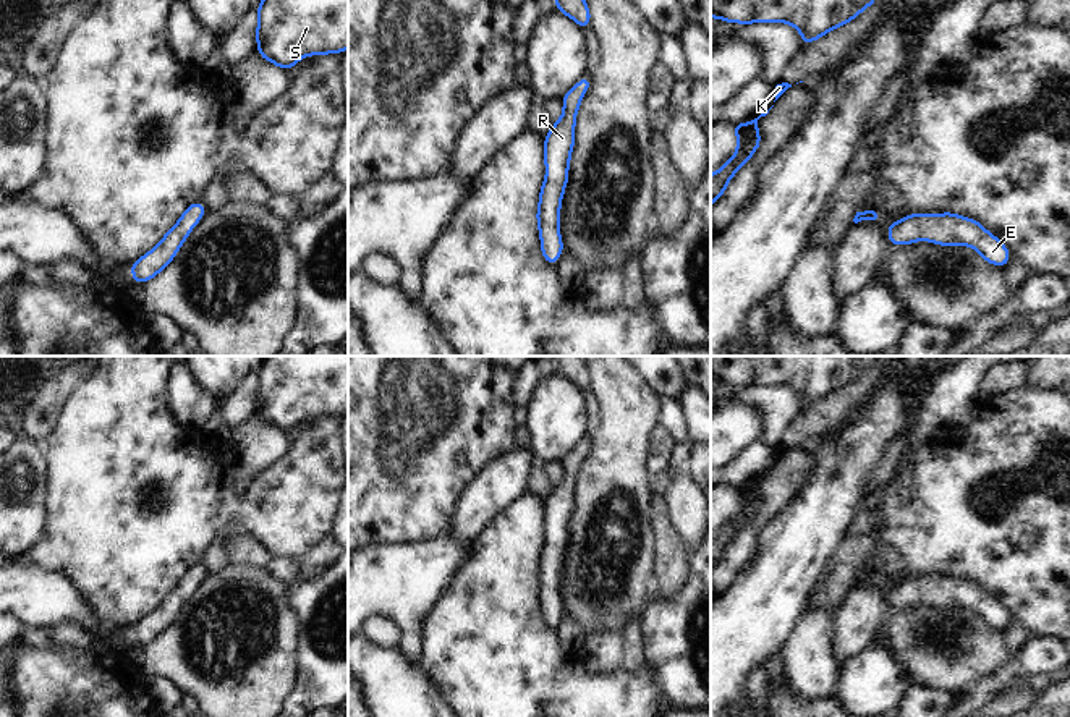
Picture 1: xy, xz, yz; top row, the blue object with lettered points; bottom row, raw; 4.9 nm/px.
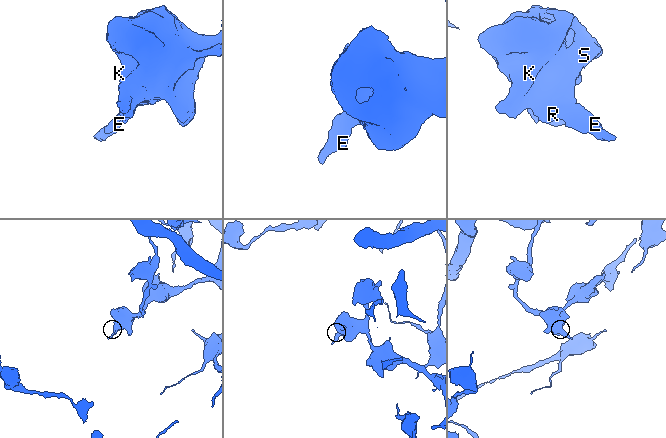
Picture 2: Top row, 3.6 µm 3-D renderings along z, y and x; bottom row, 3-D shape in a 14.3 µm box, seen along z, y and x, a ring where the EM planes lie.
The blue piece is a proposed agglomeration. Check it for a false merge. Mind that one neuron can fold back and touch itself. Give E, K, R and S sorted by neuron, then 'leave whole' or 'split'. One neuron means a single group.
groups E K R S; leave whole

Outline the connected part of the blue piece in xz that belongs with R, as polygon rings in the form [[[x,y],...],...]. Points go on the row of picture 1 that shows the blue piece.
[[[584,74],[563,97],[563,113],[544,136],[546,180],[541,186],[537,204],[537,228],[541,251],[549,265],[555,265],[562,256],[563,243],[558,228],[562,197],[568,183],[568,167],[575,146],[575,123],[583,95],[591,87],[589,74]]]

